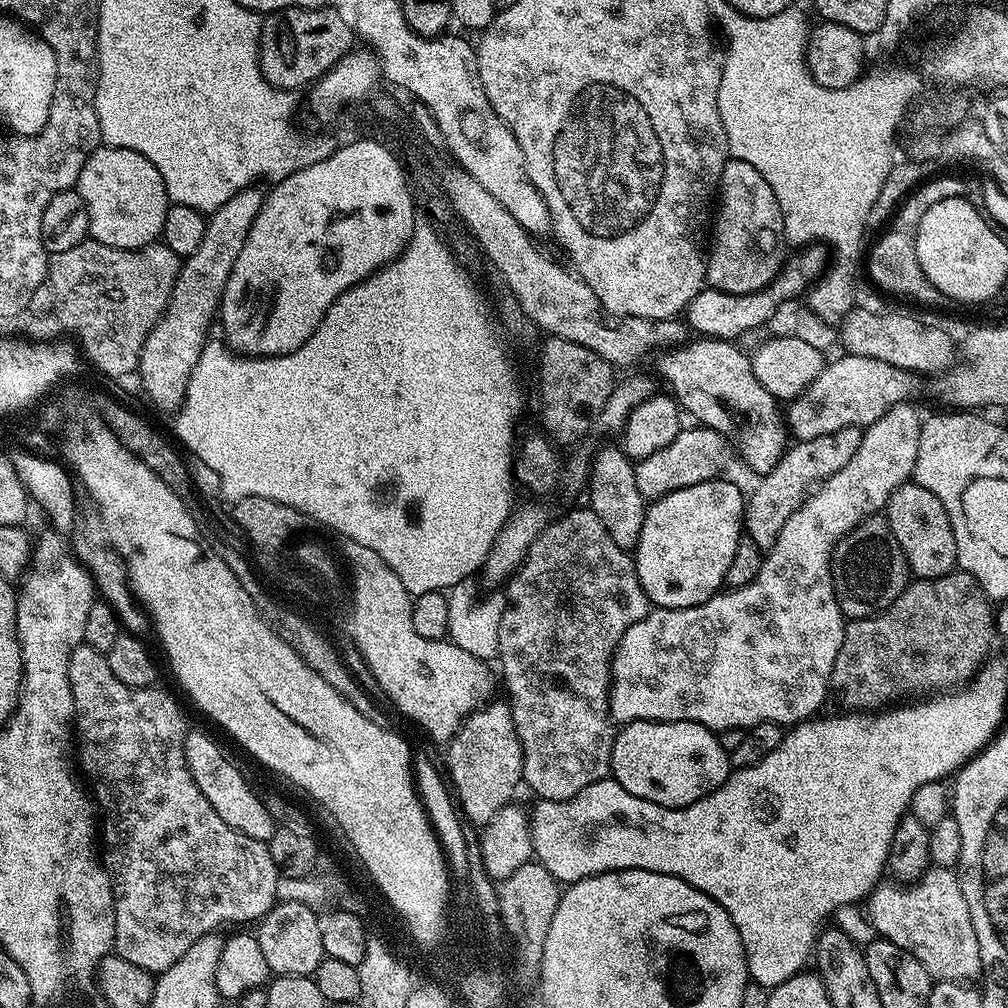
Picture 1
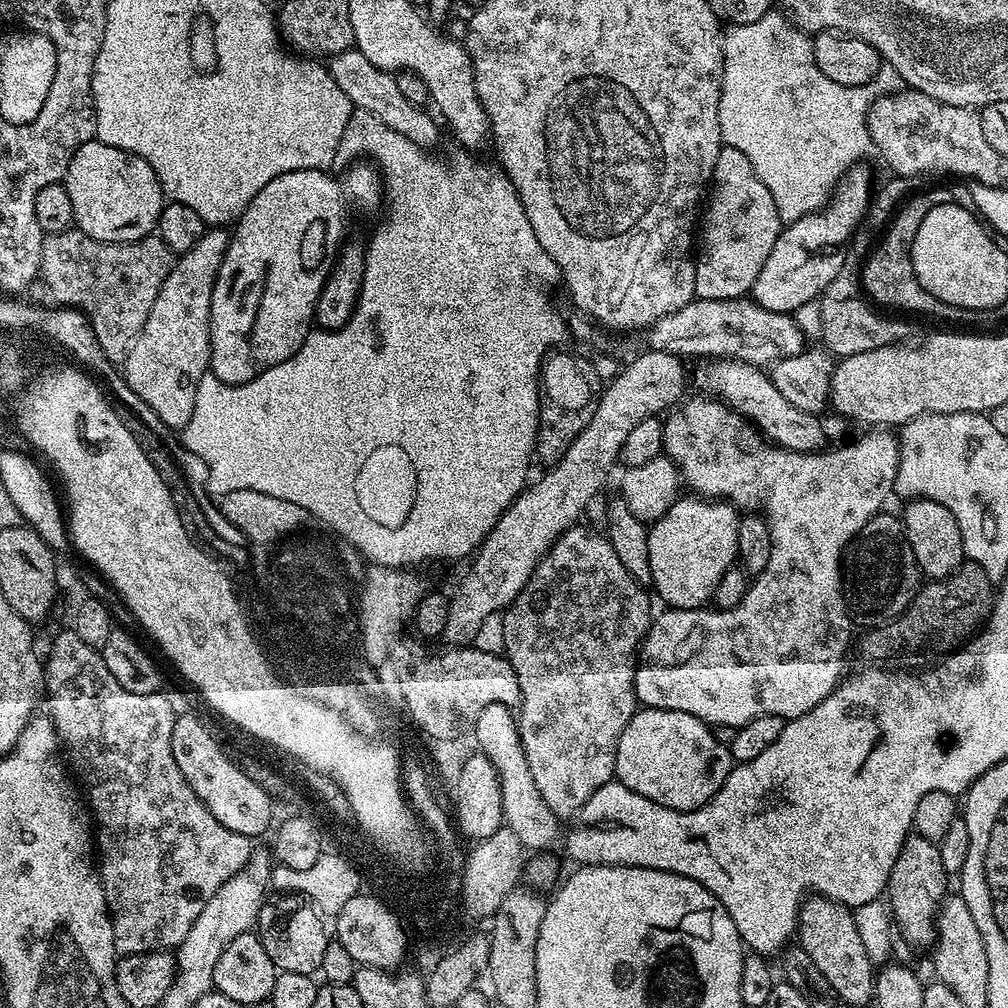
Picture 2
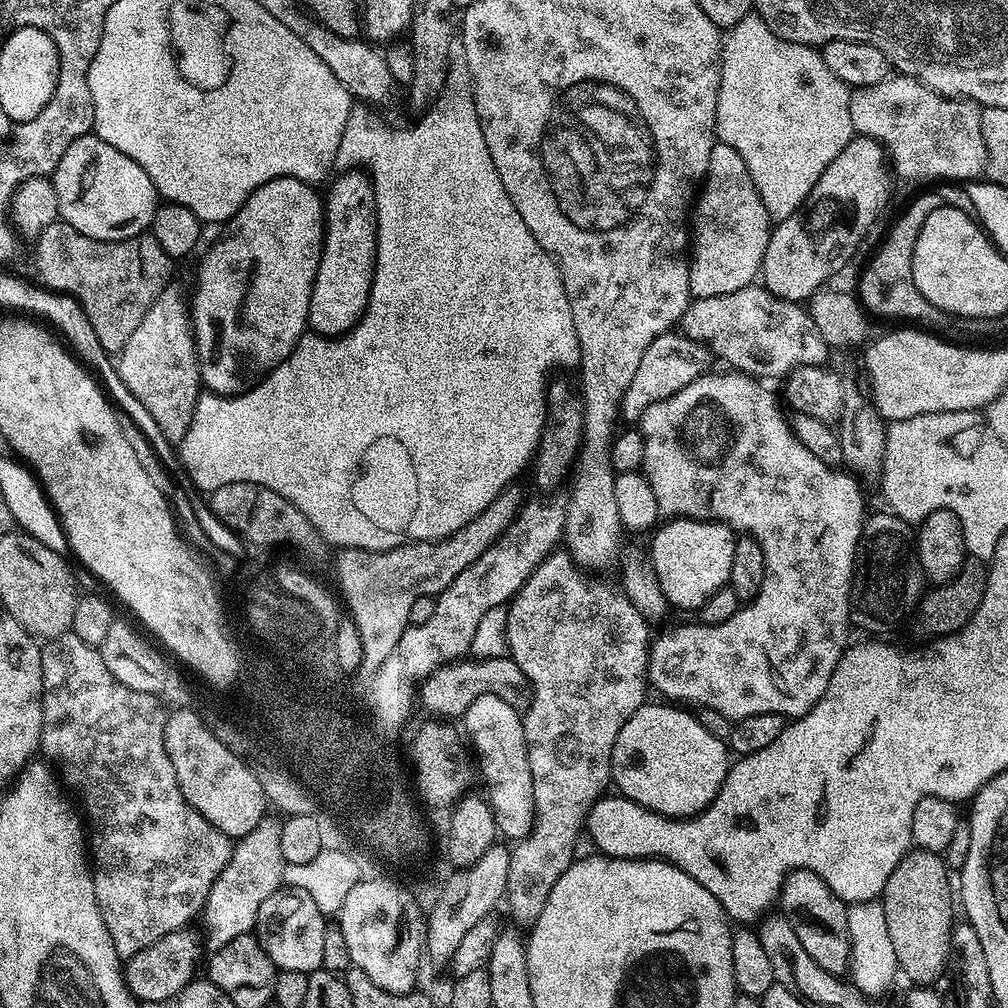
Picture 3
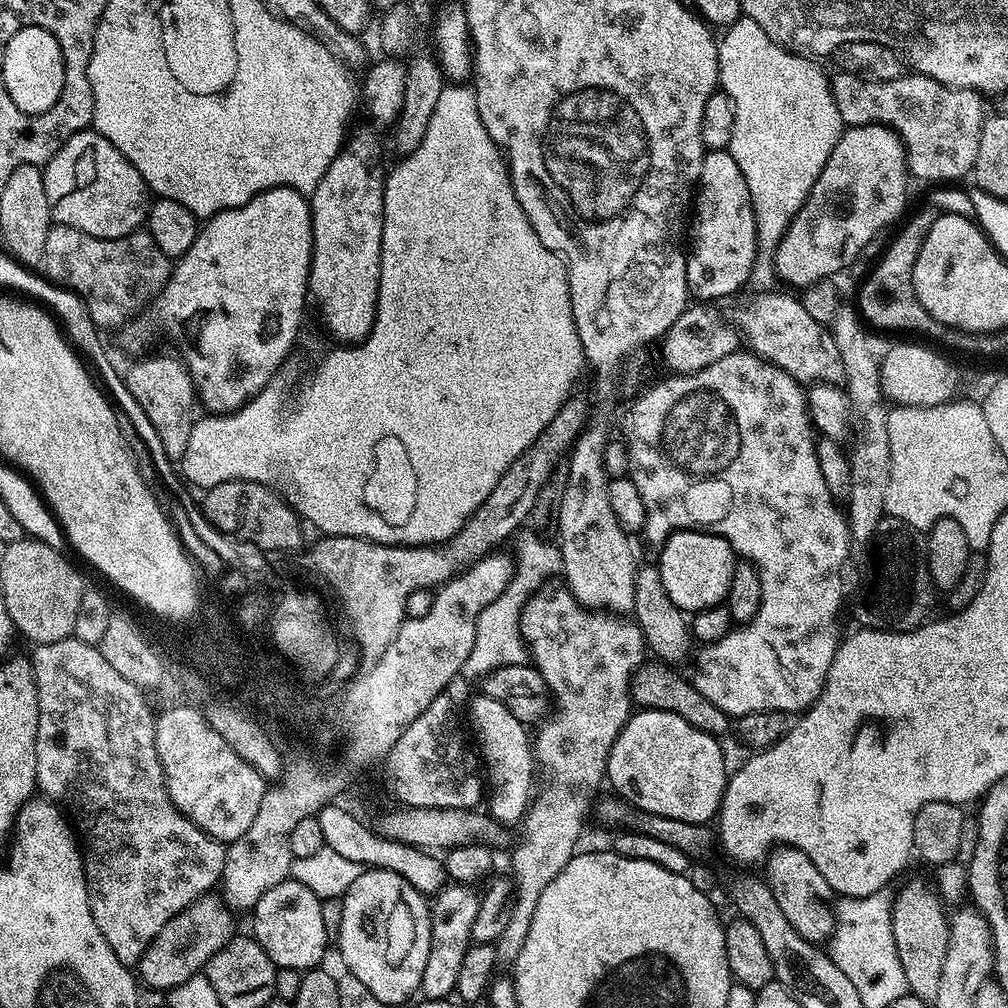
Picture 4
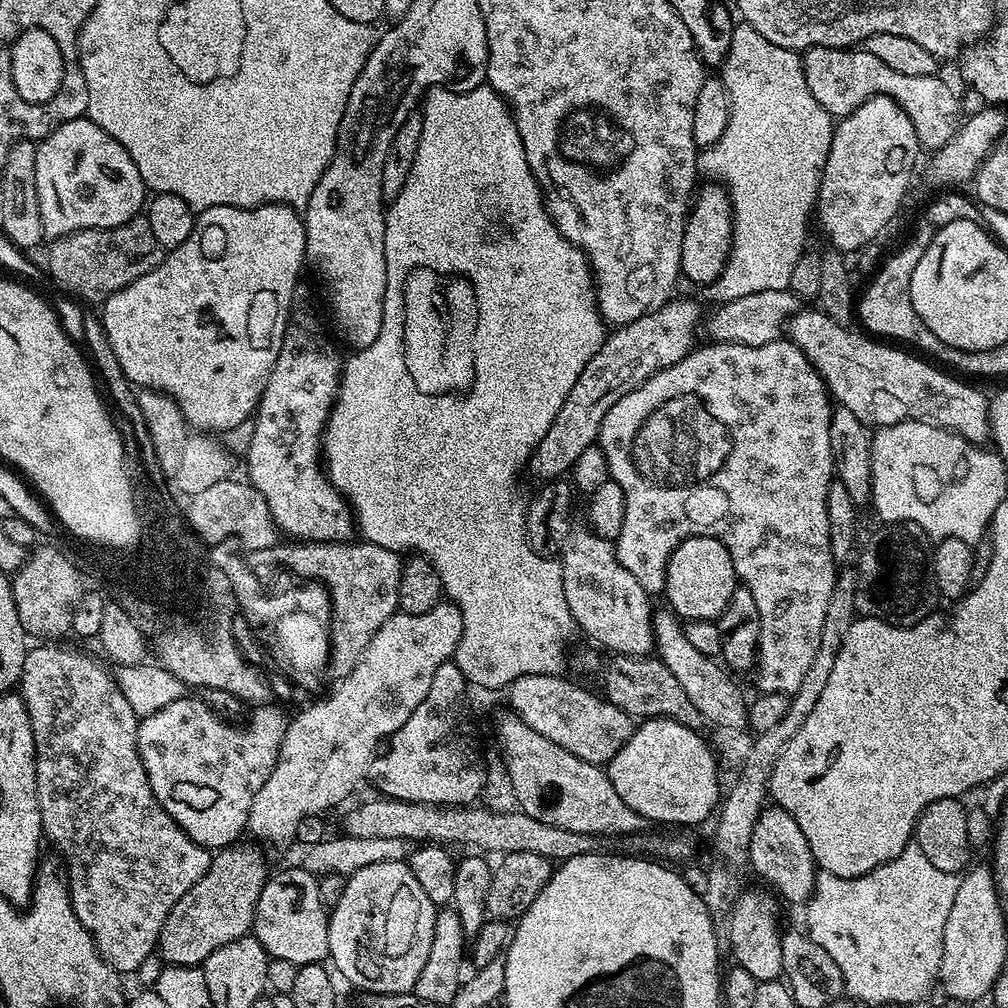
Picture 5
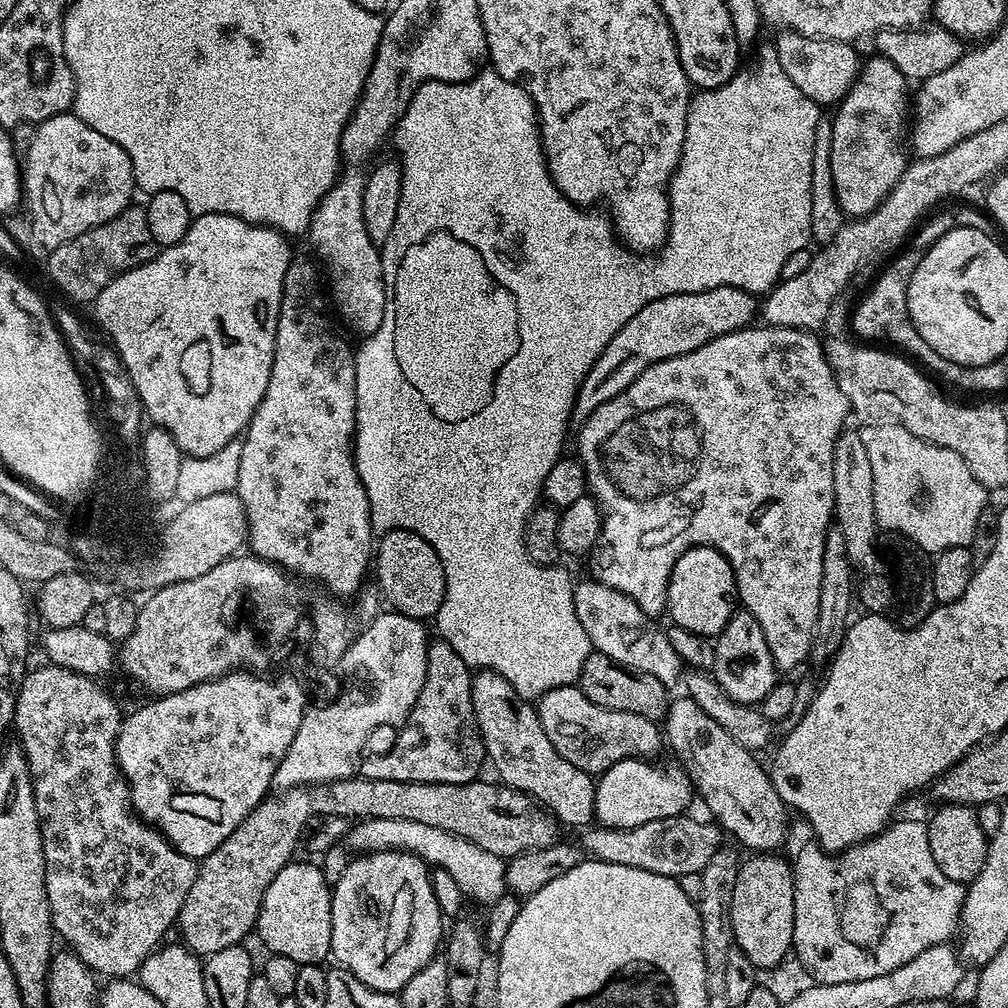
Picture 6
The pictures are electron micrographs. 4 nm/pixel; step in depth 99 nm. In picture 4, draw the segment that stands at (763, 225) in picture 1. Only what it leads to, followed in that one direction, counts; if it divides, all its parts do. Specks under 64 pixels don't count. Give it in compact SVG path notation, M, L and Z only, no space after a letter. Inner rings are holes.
M727 150L705 151L702 158L686 255L688 291L704 302L720 302L716 300L734 295L747 282L752 266L757 265L756 219L750 190L746 178L742 178L742 170L738 170L738 162Z

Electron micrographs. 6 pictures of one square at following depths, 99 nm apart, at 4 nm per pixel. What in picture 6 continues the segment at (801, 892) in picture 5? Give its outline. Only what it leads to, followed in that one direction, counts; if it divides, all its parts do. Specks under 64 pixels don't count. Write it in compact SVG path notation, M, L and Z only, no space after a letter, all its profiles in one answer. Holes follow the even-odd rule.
M687 694L673 699L667 705L662 721L662 736L670 747L676 751L679 767L687 772L692 780L692 786L698 800L708 807L707 814L725 833L733 832L740 844L745 844L752 854L772 854L784 844L788 836L788 815L790 809L784 800L774 790L772 778L767 767L764 768L755 760L757 758L750 749L744 749L730 738L730 734L718 725L705 710L702 710L696 702Z

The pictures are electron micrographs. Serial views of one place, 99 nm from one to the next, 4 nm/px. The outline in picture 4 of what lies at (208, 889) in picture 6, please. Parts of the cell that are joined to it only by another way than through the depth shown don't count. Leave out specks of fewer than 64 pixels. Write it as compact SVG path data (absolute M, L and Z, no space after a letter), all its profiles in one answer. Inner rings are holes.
M200 896L190 906L186 906L186 910L174 914L174 918L170 918L162 930L158 930L138 965L139 979L147 987L167 990L186 982L186 978L201 975L213 954L222 950L222 946L226 946L232 939L237 931L236 924L232 921L233 909L217 896Z

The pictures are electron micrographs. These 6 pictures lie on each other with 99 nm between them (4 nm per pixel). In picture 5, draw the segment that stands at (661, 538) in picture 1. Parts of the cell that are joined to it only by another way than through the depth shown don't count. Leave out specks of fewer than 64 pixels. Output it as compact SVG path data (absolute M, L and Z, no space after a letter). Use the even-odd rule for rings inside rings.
M691 536L679 544L674 554L670 554L666 566L663 595L668 596L667 607L684 620L716 620L726 611L726 602L730 602L730 594L734 594L737 586L734 562L725 544L712 536Z

